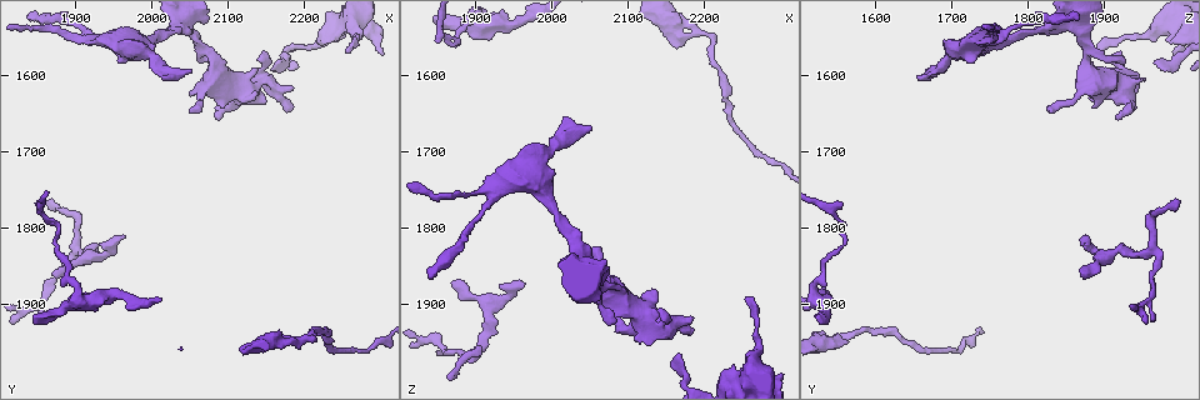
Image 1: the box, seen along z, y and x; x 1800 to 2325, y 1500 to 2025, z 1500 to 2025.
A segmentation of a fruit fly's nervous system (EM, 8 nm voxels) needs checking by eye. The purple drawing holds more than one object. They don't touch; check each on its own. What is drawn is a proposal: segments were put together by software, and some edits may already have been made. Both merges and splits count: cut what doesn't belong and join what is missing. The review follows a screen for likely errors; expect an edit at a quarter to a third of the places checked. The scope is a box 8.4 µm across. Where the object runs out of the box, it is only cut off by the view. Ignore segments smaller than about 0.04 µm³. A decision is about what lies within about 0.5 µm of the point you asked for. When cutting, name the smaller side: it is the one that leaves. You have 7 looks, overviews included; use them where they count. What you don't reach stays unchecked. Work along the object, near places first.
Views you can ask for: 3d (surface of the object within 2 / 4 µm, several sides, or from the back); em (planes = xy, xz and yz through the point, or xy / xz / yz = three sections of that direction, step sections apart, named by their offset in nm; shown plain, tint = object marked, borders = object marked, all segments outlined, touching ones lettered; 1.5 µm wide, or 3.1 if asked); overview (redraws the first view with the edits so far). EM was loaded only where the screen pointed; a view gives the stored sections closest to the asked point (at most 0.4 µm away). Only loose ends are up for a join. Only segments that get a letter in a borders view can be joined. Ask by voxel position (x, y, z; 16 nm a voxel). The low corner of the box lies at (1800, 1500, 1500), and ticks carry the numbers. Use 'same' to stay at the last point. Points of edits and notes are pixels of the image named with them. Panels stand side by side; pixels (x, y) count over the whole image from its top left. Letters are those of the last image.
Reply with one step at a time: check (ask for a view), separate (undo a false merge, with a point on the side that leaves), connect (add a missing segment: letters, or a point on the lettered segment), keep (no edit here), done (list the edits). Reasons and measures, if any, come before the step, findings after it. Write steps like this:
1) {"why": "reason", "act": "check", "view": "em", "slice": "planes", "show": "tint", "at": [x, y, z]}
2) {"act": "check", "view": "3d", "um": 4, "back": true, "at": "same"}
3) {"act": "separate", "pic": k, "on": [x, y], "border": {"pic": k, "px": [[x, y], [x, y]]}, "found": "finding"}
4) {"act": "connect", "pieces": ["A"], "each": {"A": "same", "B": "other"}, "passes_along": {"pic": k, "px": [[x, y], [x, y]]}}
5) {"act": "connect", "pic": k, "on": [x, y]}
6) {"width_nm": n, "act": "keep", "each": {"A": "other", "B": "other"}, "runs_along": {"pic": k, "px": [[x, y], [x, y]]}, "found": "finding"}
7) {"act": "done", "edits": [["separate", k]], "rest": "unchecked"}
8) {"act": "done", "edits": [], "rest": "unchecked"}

{"why": "tapers out", "act": "check", "view": "em", "slice": "planes", "show": "borders", "at": [1870, 1855, 1865]}

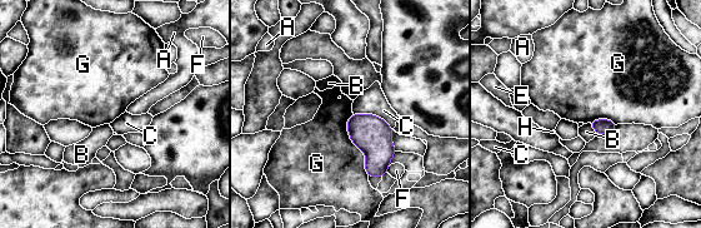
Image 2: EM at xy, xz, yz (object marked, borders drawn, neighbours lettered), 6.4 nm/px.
{"act": "keep", "each": {"A": "other", "B": "other", "C": "other", "E": "other", "F": "other", "G": "other", "H": "other"}, "border": {"pic": 2, "px": [[352, 113], [348, 135], [367, 176]]}, "found": "none of them fits"}

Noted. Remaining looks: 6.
{"why": "tapers out", "act": "check", "view": "em", "slice": "xz", "step": 8, "show": "borders", "at": [2055, 1650, 1830]}

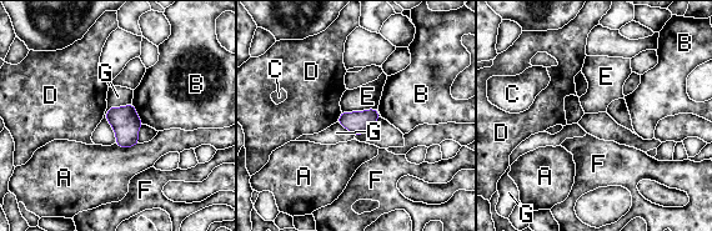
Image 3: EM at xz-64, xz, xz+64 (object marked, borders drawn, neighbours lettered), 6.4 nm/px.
{"width_nm": 150, "act": "keep", "each": {"A": "other", "B": "other", "C": "other", "D": "other", "E": "other", "F": "other", "G": "other"}, "found": "none of them fits"}

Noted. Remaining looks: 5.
{"why": "tapers out", "act": "check", "view": "em", "slice": "planes", "show": "borders", "at": [2070, 1580, 1925]}

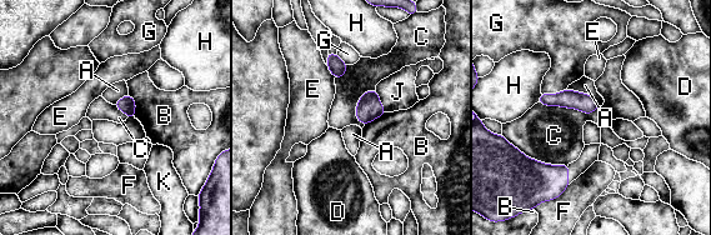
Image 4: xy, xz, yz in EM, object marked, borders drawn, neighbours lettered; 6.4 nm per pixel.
{"act": "keep", "each": {"A": "other", "B": "other", "C": "other", "D": "other", "E": "other", "F": "other", "G": "other", "H": "other", "J": "other", "K": "other"}, "border": {"pic": 4, "px": [[539, 101], [587, 114], [600, 106]]}, "found": "none of them fits"}

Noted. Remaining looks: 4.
{"act": "done", "edits": [], "rest": "unchecked"}

